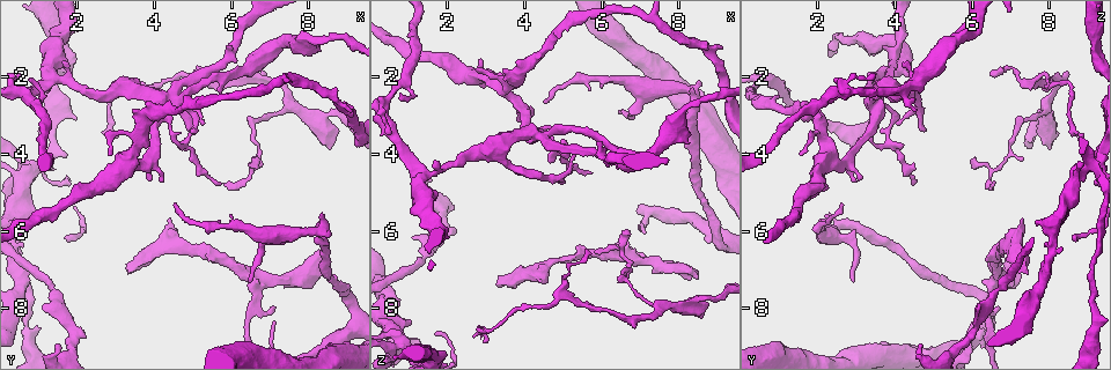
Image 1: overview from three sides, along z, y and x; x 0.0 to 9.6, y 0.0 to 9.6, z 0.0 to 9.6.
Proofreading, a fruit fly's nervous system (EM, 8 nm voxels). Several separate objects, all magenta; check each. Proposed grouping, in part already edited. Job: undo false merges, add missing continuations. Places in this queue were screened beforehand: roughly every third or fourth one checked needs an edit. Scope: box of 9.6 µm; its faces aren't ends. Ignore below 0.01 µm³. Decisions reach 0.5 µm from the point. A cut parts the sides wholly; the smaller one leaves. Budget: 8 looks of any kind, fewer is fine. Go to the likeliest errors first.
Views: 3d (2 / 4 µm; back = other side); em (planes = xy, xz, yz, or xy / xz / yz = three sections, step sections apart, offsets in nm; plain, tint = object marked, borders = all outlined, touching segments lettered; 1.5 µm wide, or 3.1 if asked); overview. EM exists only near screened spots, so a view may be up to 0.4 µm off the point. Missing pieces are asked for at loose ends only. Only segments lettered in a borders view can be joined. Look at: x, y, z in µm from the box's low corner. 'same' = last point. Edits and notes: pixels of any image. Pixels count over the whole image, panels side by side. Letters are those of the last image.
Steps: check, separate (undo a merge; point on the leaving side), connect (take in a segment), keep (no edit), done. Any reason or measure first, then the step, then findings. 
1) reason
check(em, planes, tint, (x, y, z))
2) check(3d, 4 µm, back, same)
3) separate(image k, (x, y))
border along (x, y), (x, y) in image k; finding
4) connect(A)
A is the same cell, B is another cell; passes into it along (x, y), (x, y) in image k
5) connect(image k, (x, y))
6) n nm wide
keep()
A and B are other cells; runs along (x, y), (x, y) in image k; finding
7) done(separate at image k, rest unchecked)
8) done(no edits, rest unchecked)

sudden change in width
check(em, xy, step 4, plain, (0.80, 4.45, 8.95))

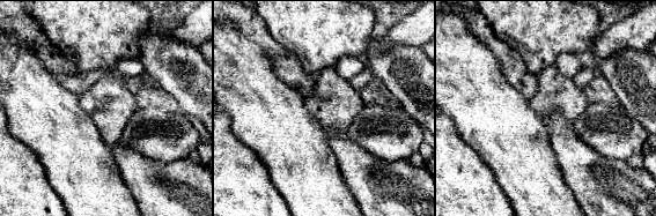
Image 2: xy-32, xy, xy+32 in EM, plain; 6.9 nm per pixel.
check(em, xy, step 4, borders, same)

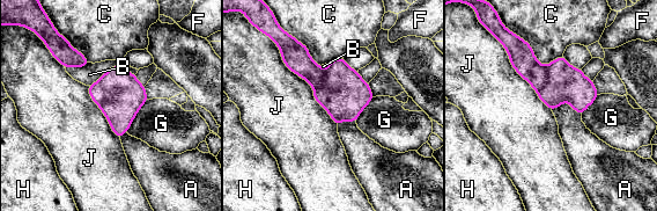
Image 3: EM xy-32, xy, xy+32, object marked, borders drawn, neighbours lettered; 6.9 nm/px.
separate(image 3, (522, 58))
A, B, C, F, G, H and J are other cells; border along (547, 66), (546, 82), (537, 92) in image 3; two neurons meet here

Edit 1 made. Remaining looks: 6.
check(overview)

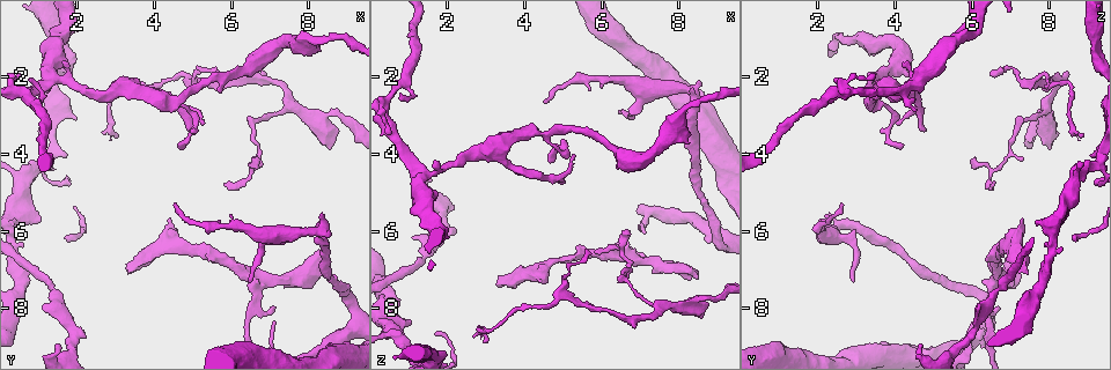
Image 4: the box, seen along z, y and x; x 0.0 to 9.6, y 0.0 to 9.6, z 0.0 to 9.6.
free end
check(em, xz, step 4, borders, (3.35, 7.10, 7.45))

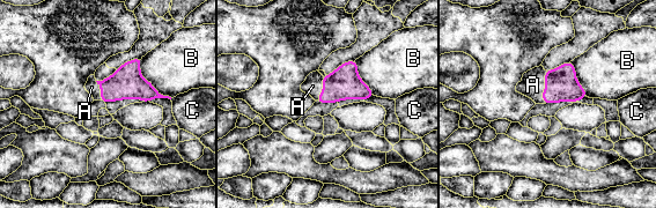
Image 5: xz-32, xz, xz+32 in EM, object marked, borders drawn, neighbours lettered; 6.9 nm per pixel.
B touches over 360 nm
connect(A)
A is the same cell, B and C are other cells; passes into it along (561, 84), (545, 87), (532, 84) in image 5; the neuron continues

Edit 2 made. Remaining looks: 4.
done(separate at image 3, connect at image 5, rest unchecked)

